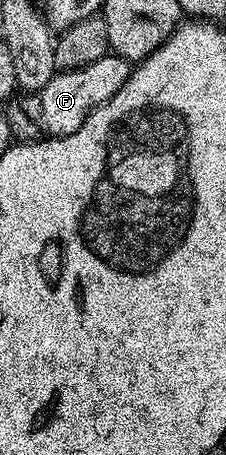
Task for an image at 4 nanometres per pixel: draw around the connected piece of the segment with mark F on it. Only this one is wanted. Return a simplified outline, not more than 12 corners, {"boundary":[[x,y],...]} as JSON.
{"boundary":[[116,54],[58,70],[39,94],[44,131],[75,134],[123,90],[130,61]]}

